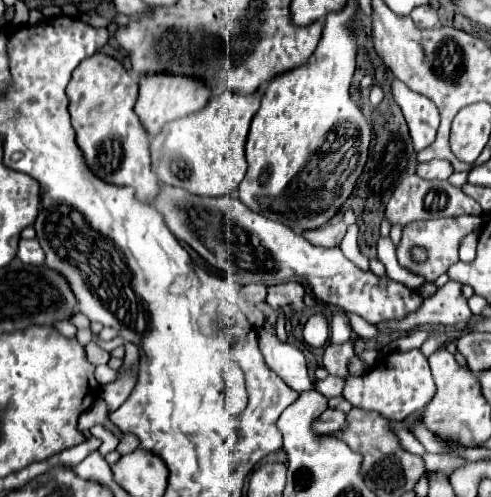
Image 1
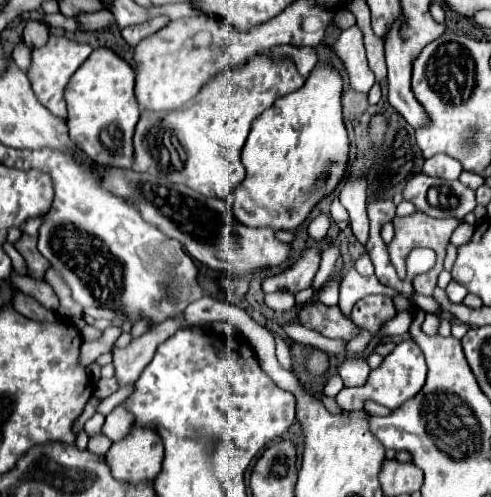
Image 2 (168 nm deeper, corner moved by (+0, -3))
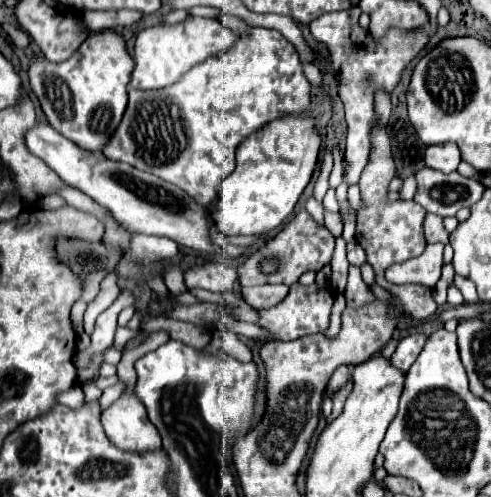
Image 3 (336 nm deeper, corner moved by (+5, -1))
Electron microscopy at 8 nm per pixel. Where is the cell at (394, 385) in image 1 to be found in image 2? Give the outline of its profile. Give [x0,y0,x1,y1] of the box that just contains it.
[336,339,428,411]

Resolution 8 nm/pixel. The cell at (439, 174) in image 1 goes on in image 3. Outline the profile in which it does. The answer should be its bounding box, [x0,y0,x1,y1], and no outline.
[425,143,461,173]

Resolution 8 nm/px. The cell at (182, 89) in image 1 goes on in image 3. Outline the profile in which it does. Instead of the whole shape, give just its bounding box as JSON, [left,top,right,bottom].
[129,17,237,89]

